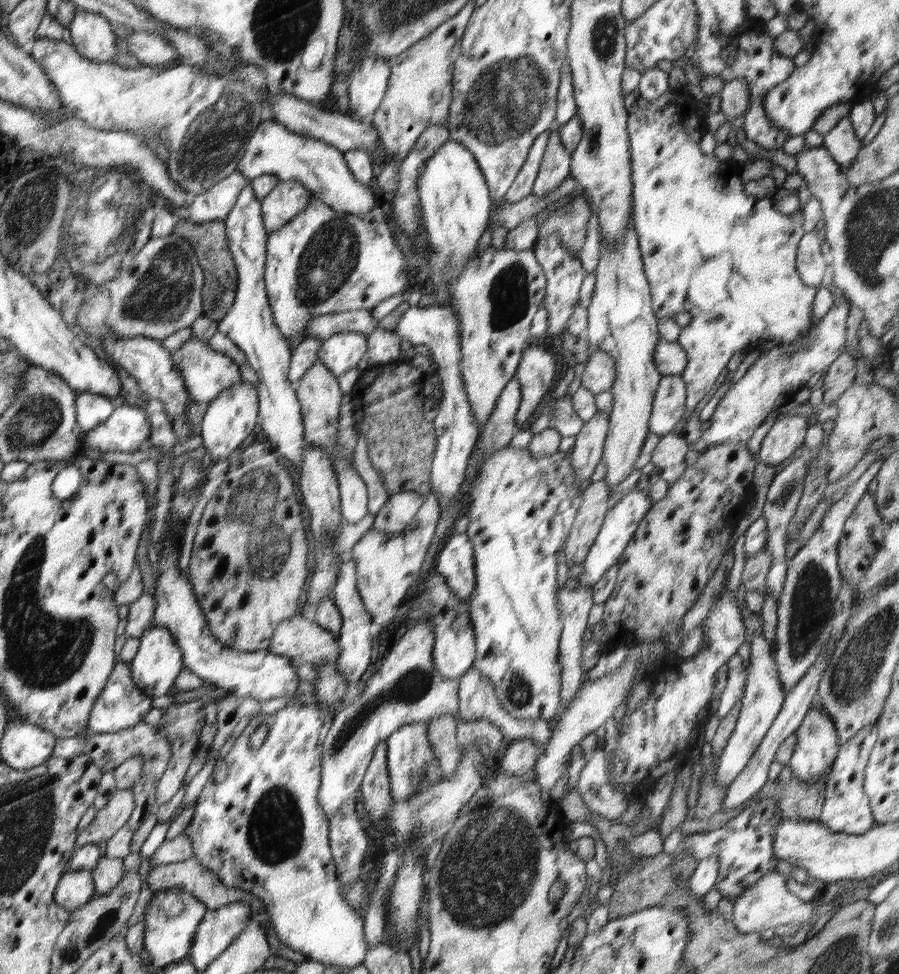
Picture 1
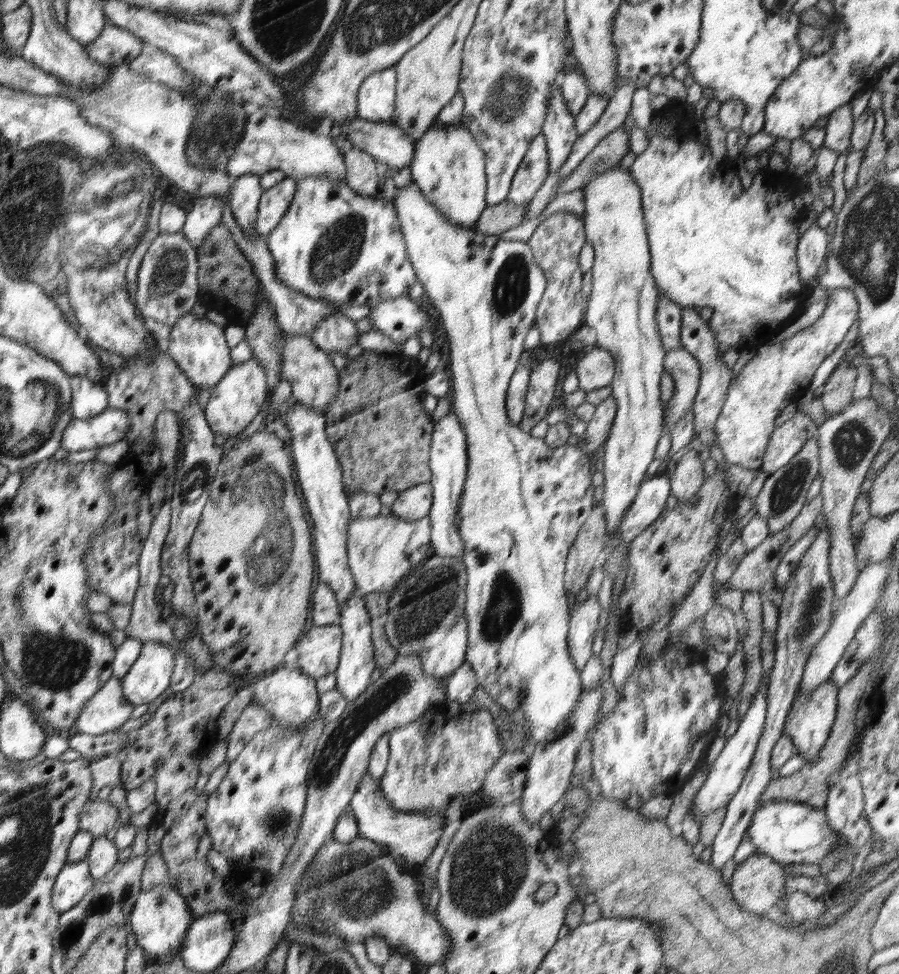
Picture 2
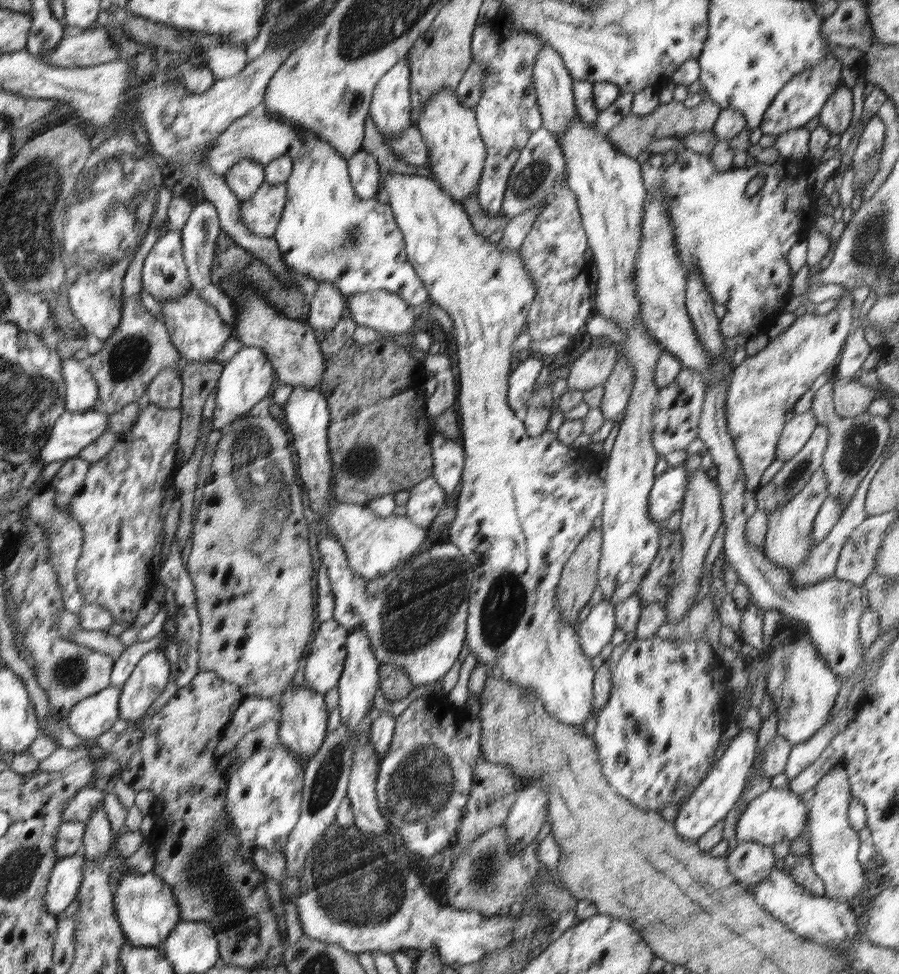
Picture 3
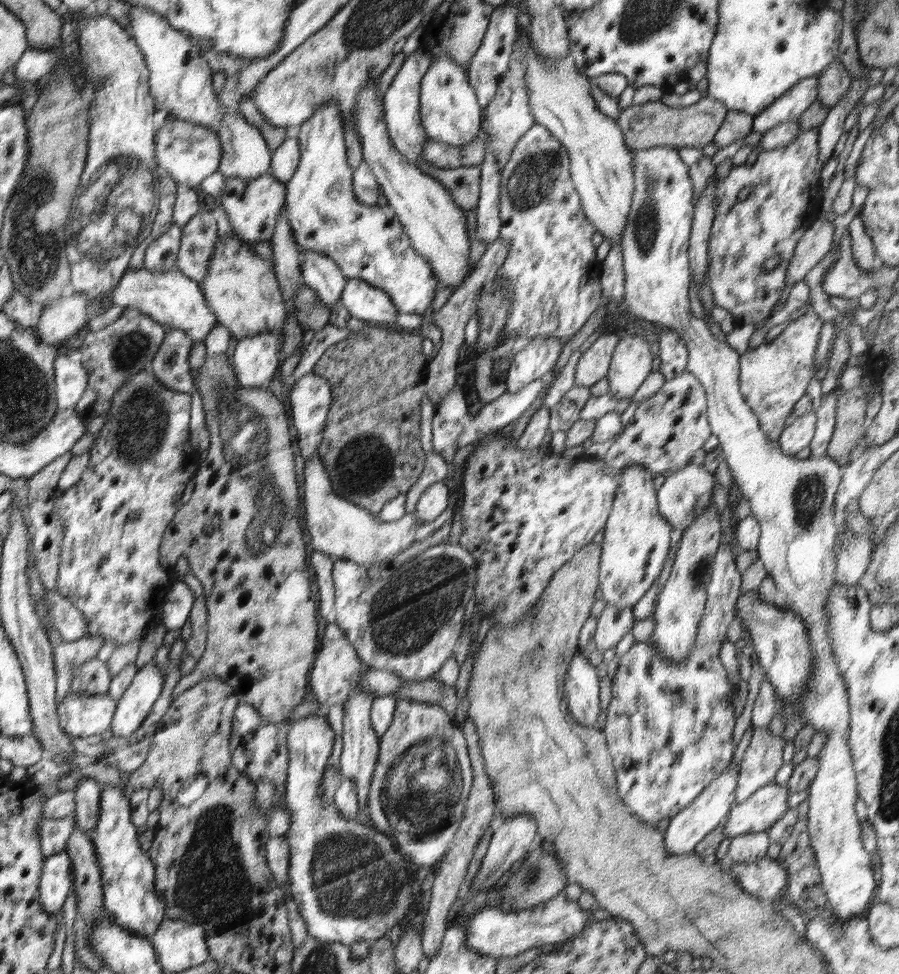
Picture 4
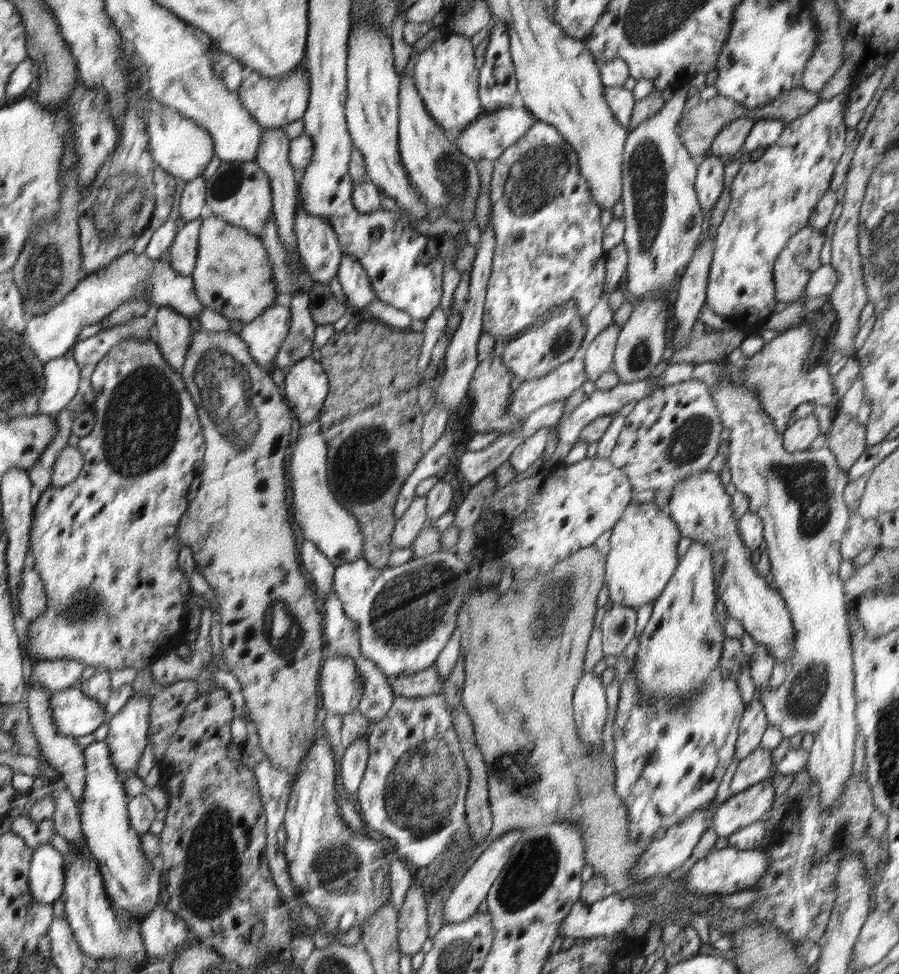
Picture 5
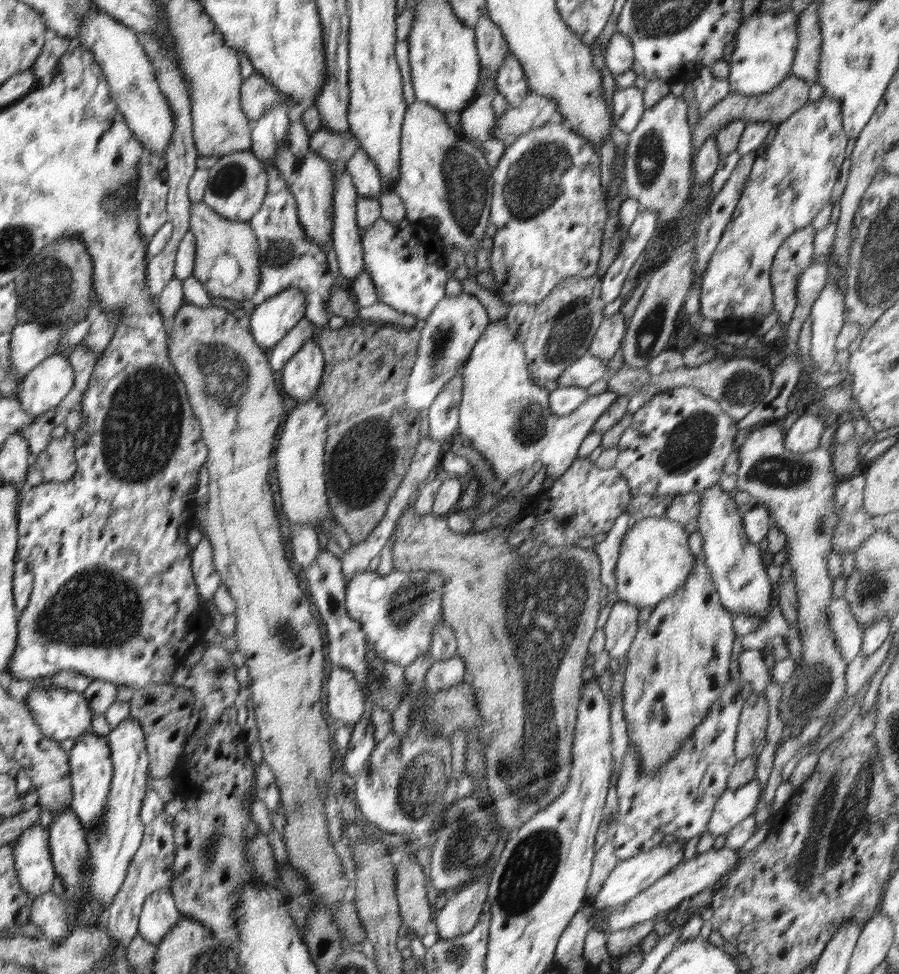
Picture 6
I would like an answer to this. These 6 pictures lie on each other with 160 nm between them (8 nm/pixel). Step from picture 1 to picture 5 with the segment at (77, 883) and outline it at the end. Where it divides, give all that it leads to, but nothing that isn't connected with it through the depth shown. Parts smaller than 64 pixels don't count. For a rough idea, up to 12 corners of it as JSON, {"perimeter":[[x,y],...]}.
{"perimeter":[[50,843],[32,848],[29,886],[53,904],[65,888],[64,858]]}

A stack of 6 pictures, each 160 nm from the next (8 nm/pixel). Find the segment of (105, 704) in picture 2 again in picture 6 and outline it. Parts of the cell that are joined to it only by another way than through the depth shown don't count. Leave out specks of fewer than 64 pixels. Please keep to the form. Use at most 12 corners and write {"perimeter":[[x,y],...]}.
{"perimeter":[[33,688],[24,702],[42,735],[60,743],[90,728],[80,691]]}

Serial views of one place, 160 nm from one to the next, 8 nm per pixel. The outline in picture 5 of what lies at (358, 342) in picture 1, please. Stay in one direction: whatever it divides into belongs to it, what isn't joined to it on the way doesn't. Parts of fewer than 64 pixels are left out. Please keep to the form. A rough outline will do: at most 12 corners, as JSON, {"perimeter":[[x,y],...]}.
{"perimeter":[[299,202],[295,235],[312,280],[337,276],[342,252],[327,216],[310,216]]}

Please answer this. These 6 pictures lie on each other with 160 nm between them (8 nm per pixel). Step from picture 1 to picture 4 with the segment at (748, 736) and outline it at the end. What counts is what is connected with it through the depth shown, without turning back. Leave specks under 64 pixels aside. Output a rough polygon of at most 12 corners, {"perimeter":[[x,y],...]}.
{"perimeter":[[730,761],[670,819],[671,855],[695,846],[735,804],[739,764]]}

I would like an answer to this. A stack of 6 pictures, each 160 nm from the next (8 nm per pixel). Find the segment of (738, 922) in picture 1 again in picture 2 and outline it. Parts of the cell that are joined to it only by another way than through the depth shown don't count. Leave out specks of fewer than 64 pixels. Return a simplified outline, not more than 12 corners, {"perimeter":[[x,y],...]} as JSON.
{"perimeter":[[757,852],[736,864],[729,889],[766,915],[785,892],[783,864]]}

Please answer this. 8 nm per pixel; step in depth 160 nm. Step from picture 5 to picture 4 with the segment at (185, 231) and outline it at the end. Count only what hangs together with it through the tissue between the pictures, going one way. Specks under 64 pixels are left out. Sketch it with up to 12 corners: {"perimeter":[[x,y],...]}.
{"perimeter":[[217,212],[184,226],[178,270],[202,282],[217,245]]}

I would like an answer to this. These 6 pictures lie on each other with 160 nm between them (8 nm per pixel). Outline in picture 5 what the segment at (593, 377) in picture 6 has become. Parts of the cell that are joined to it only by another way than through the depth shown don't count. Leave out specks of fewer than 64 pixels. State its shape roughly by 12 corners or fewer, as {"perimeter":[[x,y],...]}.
{"perimeter":[[576,354],[546,376],[524,381],[507,412],[527,417],[587,381]]}

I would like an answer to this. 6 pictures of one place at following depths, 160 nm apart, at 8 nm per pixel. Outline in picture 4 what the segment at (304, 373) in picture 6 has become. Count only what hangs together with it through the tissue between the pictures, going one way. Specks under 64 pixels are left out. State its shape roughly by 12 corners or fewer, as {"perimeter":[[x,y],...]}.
{"perimeter":[[313,372],[290,391],[304,461],[320,447],[331,386]]}

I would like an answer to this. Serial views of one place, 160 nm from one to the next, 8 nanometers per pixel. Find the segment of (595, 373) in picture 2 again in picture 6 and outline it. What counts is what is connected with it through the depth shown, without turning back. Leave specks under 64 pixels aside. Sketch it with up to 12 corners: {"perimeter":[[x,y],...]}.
{"perimeter":[[621,311],[604,317],[588,352],[609,361],[622,346]]}

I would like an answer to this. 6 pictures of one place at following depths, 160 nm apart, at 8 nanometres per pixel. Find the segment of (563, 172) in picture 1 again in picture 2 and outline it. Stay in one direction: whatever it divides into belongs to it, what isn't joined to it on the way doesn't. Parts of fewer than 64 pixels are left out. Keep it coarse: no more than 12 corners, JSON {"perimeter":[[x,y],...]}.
{"perimeter":[[560,81],[551,88],[541,132],[549,173],[563,165],[579,137]]}

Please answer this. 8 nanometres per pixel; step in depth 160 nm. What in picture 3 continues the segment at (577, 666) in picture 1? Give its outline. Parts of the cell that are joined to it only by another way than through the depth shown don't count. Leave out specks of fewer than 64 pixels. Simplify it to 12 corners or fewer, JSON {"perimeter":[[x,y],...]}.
{"perimeter":[[600,601],[576,629],[590,659],[611,642],[614,604]]}

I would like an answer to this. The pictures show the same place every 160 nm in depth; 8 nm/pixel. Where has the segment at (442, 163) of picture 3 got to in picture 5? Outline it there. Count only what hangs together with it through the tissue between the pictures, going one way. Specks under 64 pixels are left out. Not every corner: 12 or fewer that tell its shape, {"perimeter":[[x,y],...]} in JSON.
{"perimeter":[[444,34],[413,69],[426,111],[452,136],[478,120],[471,41]]}

